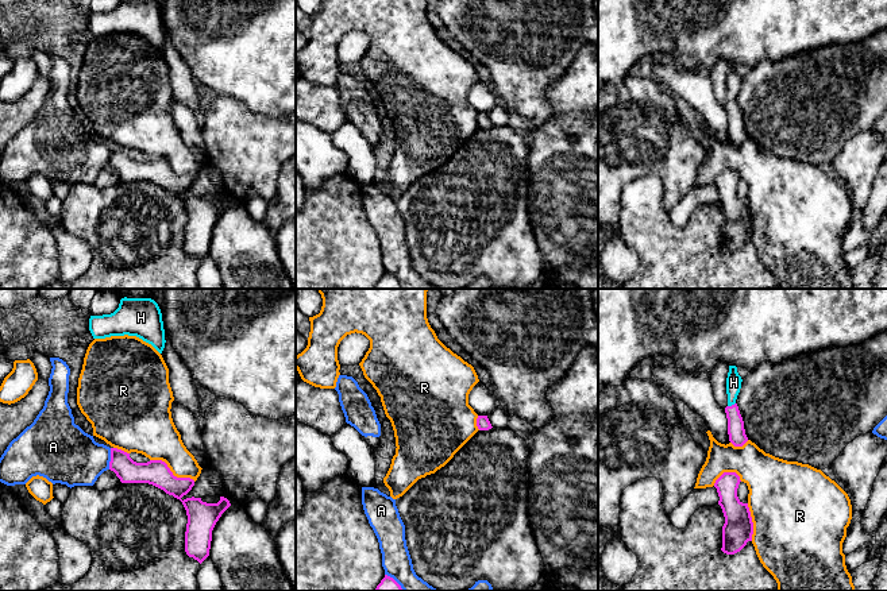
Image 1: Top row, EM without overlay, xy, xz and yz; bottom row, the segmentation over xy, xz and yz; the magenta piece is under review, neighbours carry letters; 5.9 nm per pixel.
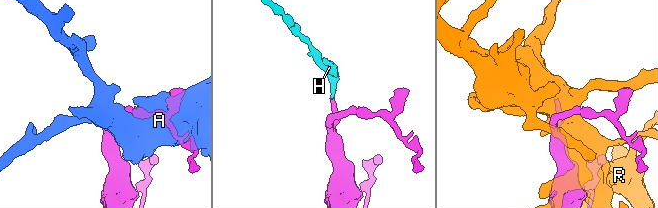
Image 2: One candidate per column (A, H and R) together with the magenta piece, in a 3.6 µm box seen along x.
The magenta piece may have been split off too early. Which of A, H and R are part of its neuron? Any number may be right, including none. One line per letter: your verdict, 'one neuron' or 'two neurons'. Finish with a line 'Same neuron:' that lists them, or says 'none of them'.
A: two neurons
H: one neuron
R: two neurons
Same neuron: H

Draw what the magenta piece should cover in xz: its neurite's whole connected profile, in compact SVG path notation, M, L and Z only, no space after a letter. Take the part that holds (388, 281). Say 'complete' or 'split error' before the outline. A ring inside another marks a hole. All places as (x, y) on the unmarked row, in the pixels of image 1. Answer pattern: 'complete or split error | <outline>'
complete | M385 273L375 289L404 289L401 283L390 274Z

